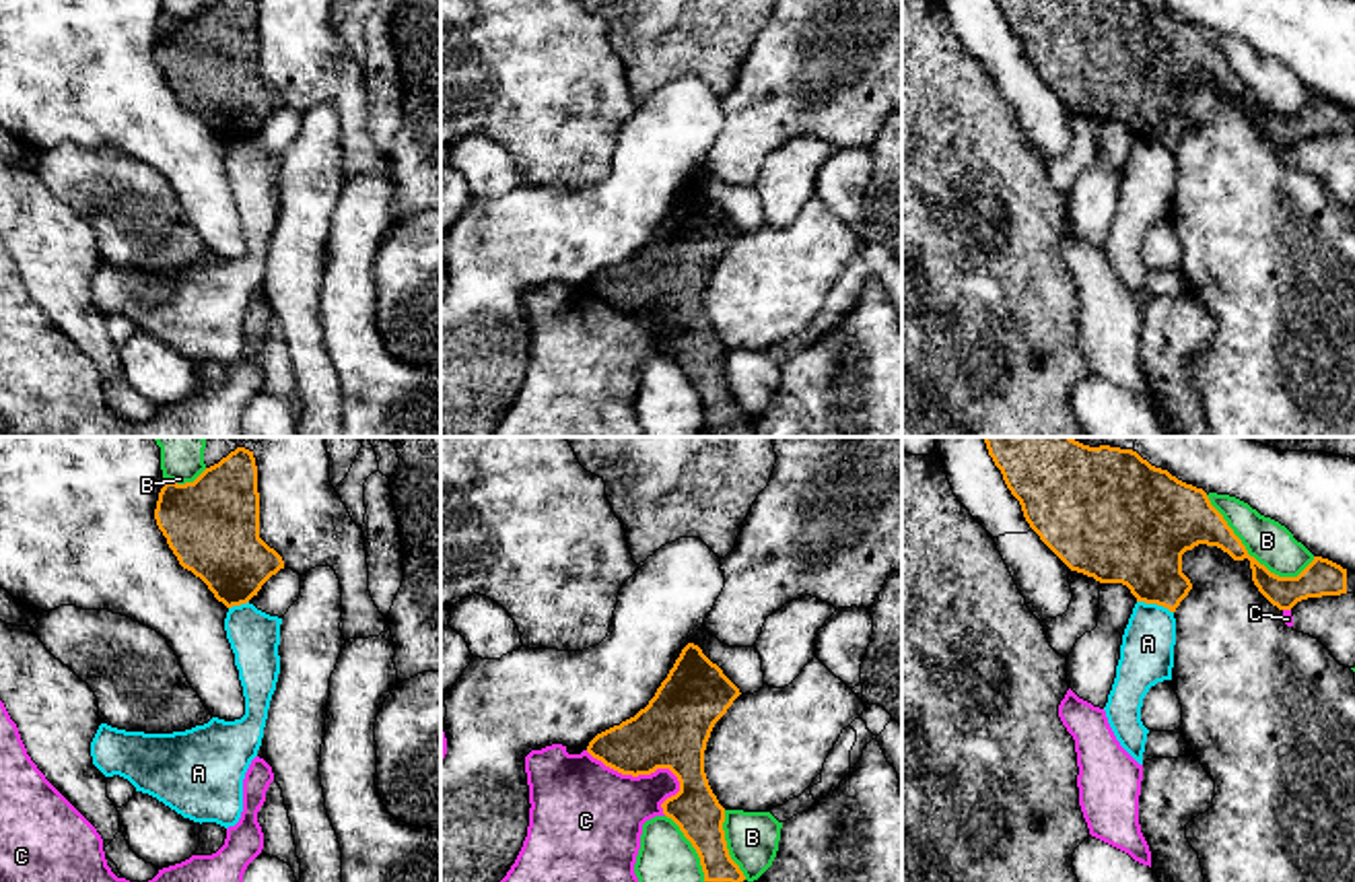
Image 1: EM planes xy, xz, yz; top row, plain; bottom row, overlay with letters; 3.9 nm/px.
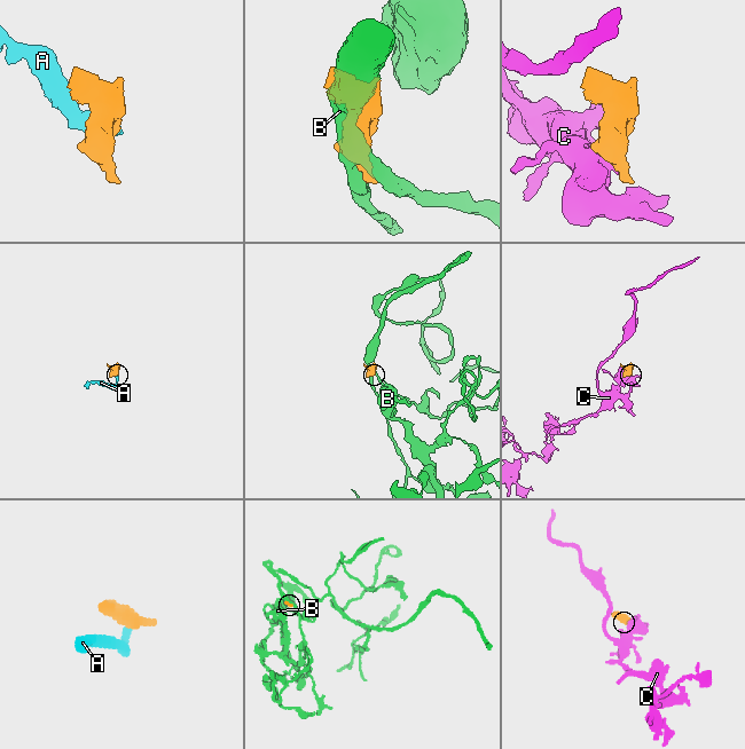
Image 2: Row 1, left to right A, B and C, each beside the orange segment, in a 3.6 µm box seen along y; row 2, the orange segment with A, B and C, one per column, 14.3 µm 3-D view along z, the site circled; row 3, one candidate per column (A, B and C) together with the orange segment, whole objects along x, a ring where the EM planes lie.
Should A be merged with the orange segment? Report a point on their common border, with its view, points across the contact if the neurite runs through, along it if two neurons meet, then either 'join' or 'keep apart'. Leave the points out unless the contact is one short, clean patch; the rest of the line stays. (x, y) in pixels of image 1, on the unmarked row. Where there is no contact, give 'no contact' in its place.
yz (1156, 141) | along yz (1137, 139), (1162, 143), (1172, 151) | keep apart

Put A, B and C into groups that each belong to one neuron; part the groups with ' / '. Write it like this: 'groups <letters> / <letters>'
groups A / B / C

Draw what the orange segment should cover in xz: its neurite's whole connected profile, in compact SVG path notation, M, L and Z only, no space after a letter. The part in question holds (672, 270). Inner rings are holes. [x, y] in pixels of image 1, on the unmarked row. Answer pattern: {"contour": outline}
{"contour": "M688 181L649 243L587 284L593 297L622 313L669 307L678 315L680 330L661 346L700 396L704 425L698 437L754 437L735 427L745 414L729 394L725 346L704 311L710 270L739 233L723 208Z"}

